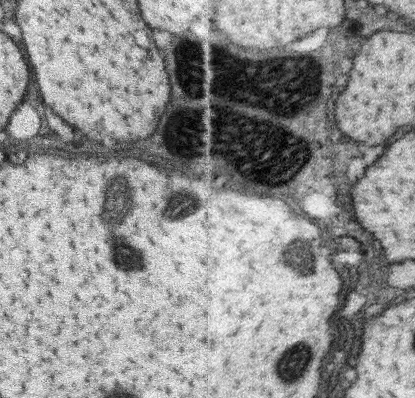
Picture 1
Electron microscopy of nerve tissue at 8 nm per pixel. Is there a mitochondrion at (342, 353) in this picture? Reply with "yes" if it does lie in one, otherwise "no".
yes

